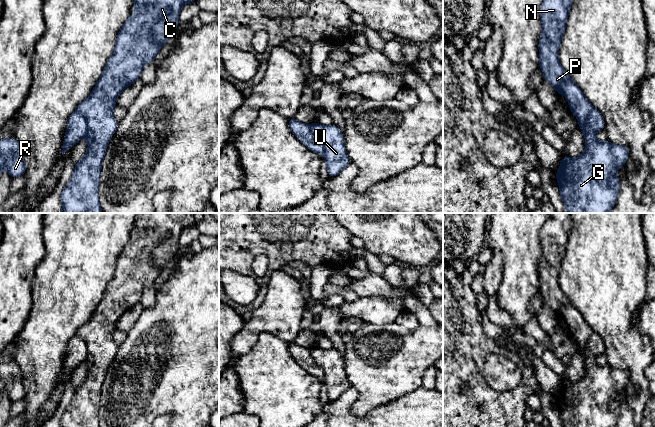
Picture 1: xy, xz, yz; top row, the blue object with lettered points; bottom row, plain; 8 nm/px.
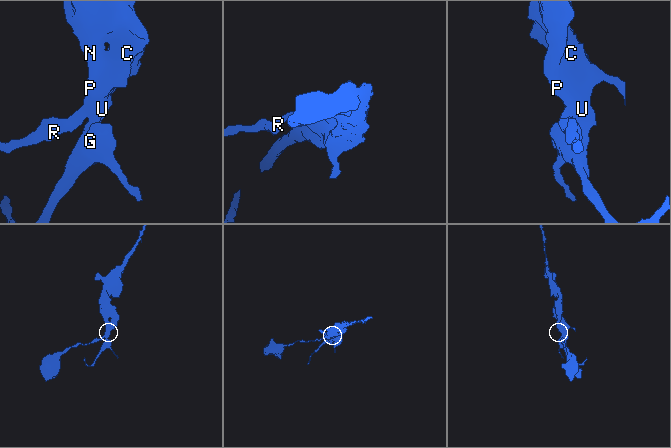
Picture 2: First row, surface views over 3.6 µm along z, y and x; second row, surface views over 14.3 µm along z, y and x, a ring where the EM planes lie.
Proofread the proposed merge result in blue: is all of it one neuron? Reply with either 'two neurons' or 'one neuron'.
two neurons

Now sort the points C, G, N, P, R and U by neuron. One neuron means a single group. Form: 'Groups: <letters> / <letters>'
Groups: C G N P U / R

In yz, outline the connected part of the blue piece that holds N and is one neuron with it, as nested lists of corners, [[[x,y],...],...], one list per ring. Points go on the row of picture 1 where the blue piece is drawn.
[[[544,0],[540,6],[542,32],[539,39],[539,66],[546,81],[557,93],[565,96],[570,112],[578,119],[579,127],[585,127],[592,104],[582,90],[563,69],[558,58],[566,20],[573,0]]]

